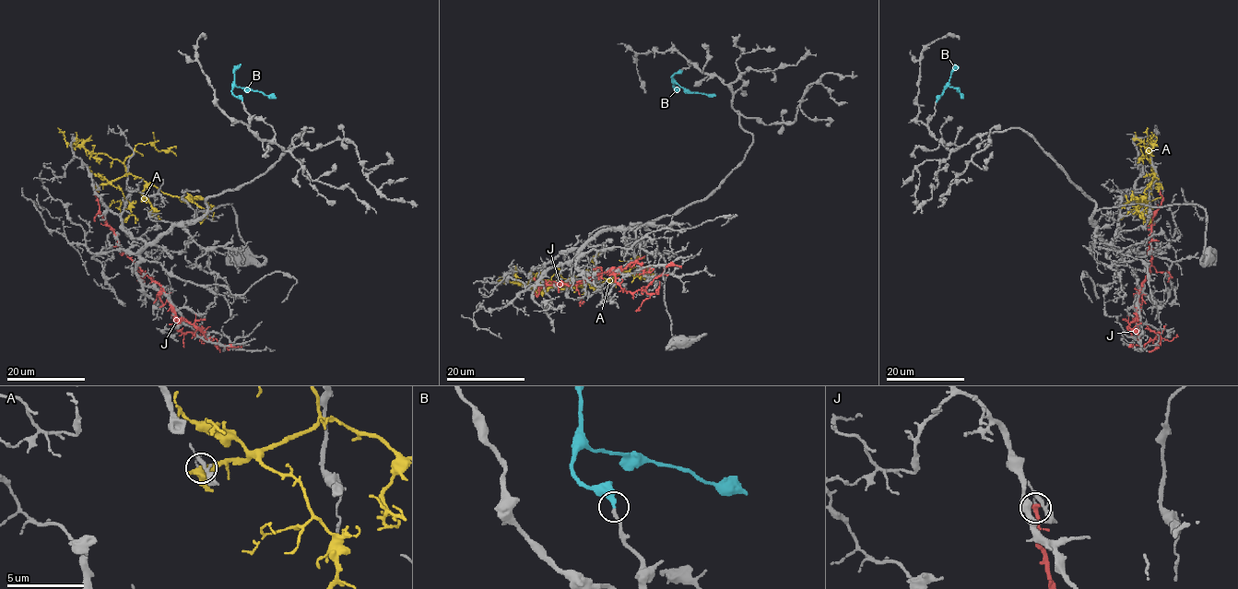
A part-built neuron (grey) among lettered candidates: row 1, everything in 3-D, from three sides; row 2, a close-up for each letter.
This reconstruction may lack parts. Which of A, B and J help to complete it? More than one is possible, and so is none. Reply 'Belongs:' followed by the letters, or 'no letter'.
Belongs: B

